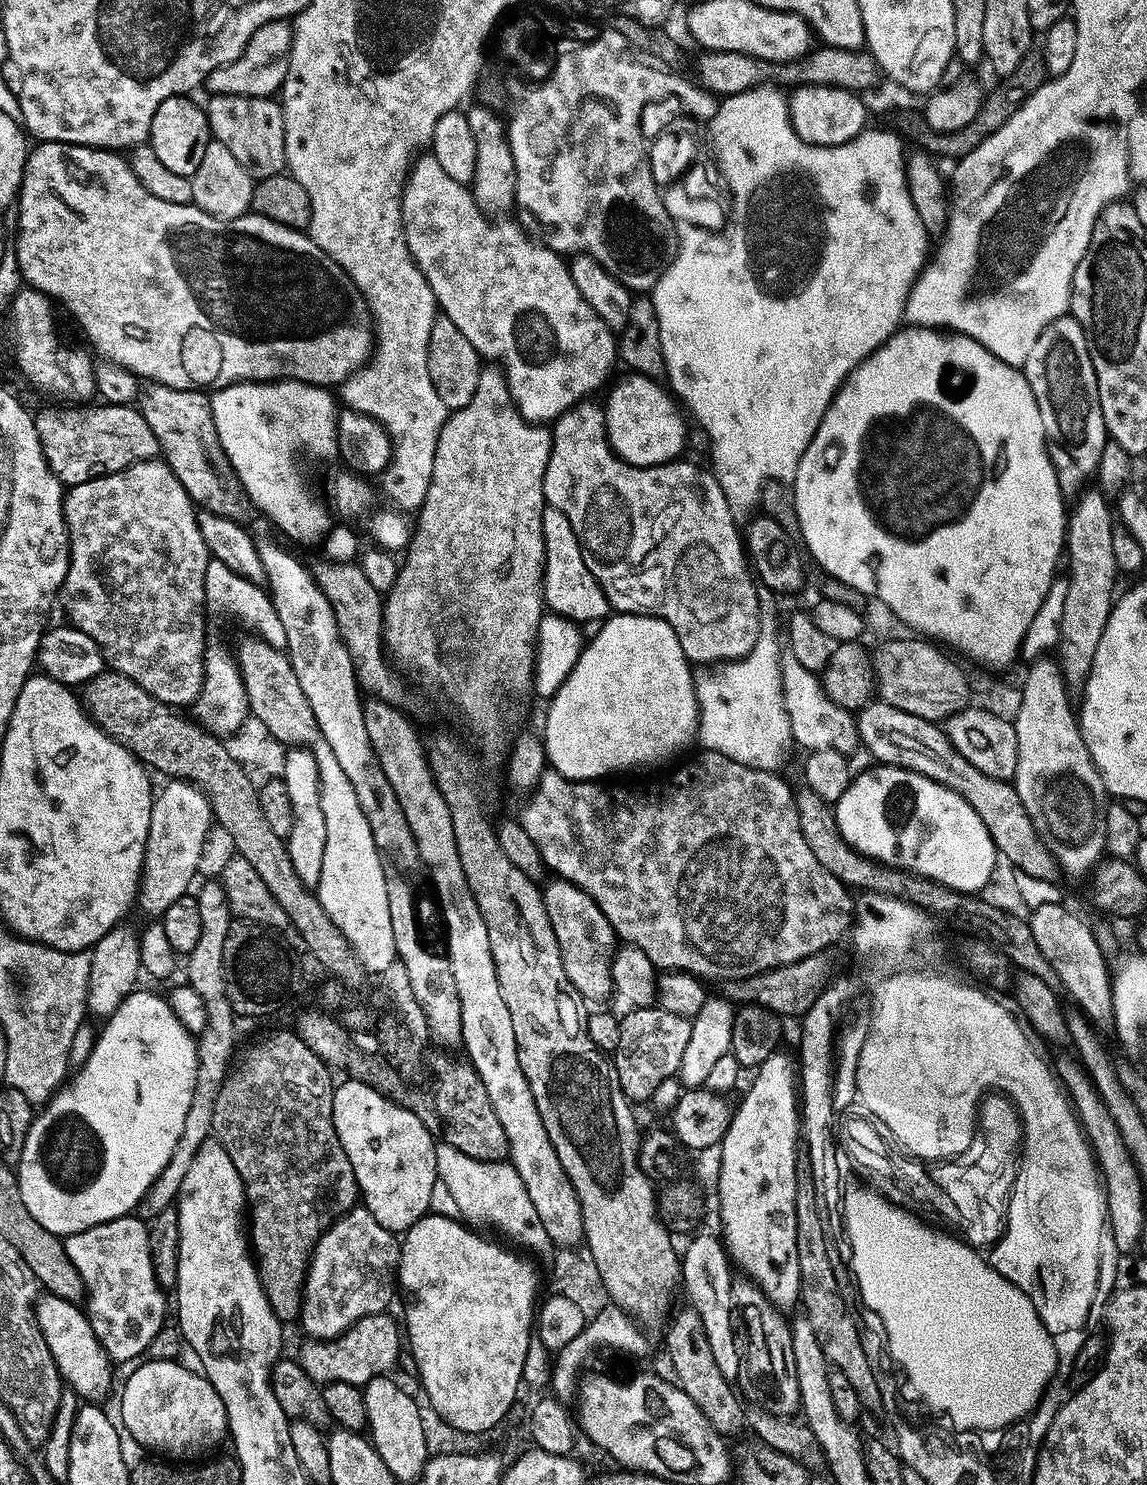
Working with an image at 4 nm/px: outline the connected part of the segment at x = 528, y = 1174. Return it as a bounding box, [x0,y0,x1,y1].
[446,904,583,1247]

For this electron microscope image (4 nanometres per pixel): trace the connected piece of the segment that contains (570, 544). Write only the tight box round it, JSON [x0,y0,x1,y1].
[543,507,610,622]

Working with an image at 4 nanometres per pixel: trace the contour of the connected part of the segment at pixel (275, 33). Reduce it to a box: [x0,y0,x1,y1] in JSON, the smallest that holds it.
[206,19,292,96]

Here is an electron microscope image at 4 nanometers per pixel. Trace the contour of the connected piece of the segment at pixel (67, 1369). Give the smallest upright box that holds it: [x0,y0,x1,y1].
[35,1294,102,1390]

